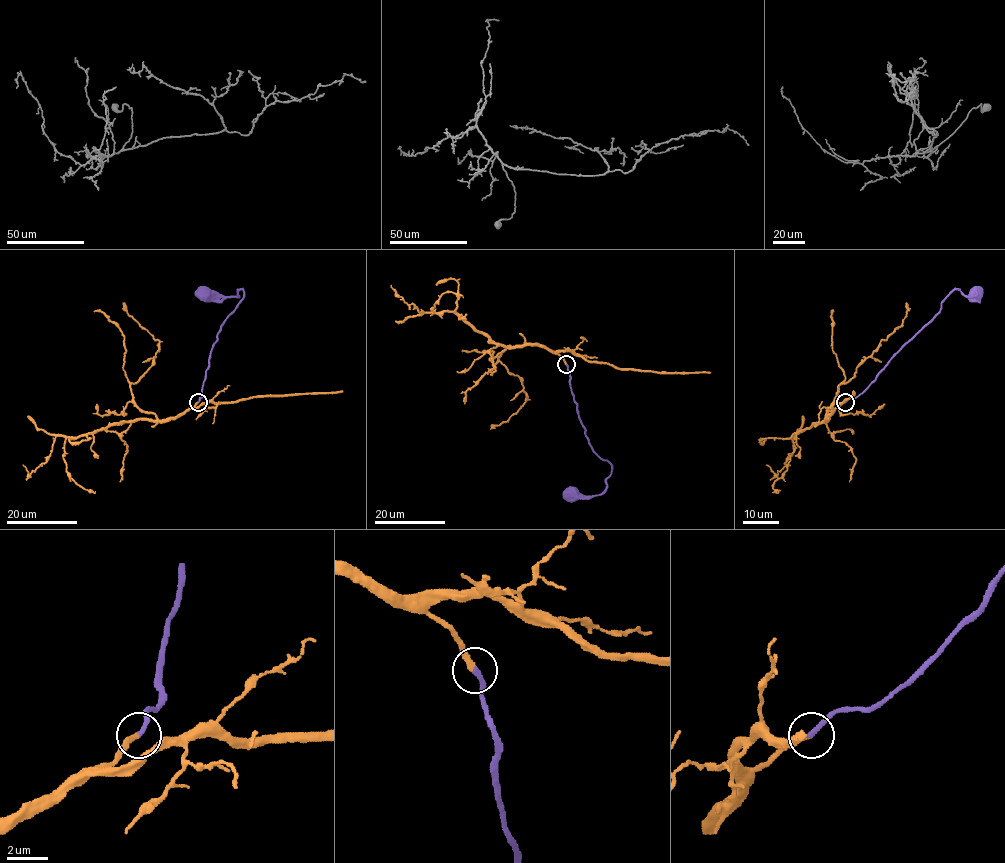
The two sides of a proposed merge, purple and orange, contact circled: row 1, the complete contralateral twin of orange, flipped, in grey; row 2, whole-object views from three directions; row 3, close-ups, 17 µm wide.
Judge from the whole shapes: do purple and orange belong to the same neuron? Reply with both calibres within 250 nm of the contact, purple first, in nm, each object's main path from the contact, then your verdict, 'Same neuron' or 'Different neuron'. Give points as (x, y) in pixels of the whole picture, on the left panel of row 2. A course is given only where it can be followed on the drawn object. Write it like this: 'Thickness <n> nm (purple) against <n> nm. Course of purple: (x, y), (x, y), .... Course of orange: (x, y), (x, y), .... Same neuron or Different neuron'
Thickness 240 nm (purple) against 240 nm. Course of purple: (198, 402), (210, 350), (220, 327), (244, 293), (240, 289), (238, 296), (204, 296). Course of orange: (198, 402), (165, 419), (129, 420), (67, 437), (63, 457), (66, 472), (78, 484), (95, 491). Same neuron

